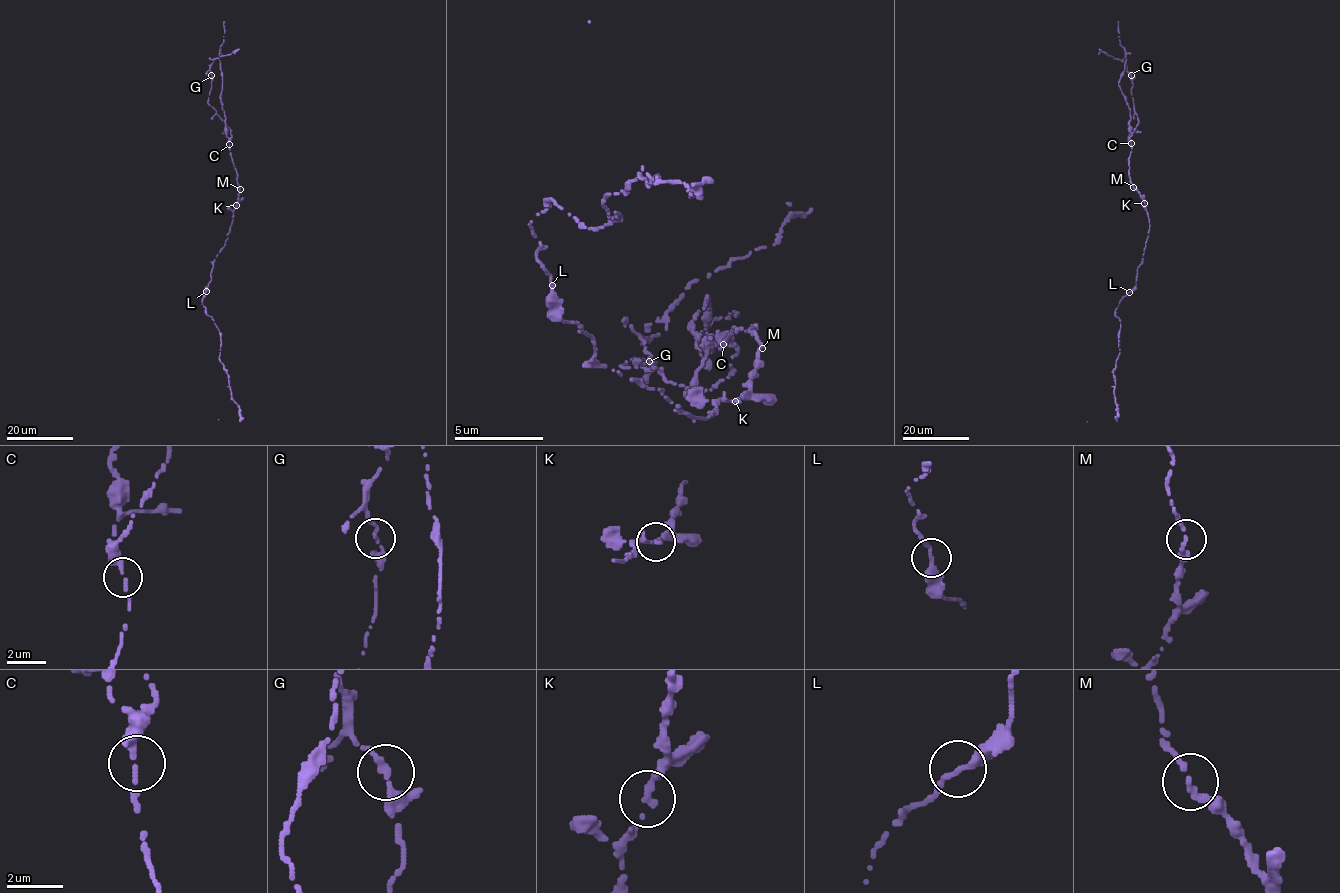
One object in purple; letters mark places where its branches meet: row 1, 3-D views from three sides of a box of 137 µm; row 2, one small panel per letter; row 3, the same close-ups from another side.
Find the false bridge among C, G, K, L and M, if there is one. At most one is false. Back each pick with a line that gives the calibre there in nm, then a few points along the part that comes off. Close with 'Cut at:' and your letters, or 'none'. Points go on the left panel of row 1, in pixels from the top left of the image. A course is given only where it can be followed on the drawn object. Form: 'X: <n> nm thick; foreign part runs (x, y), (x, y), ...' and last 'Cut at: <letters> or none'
Cut at: none

